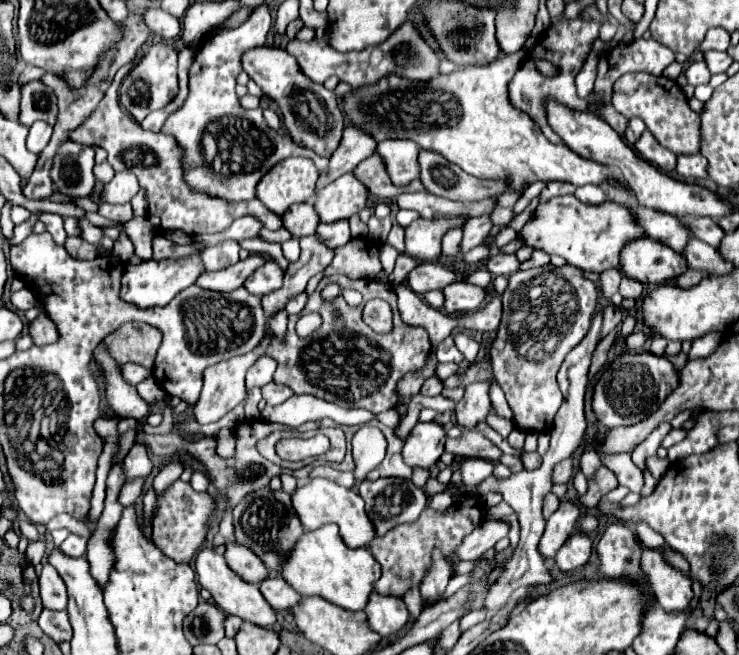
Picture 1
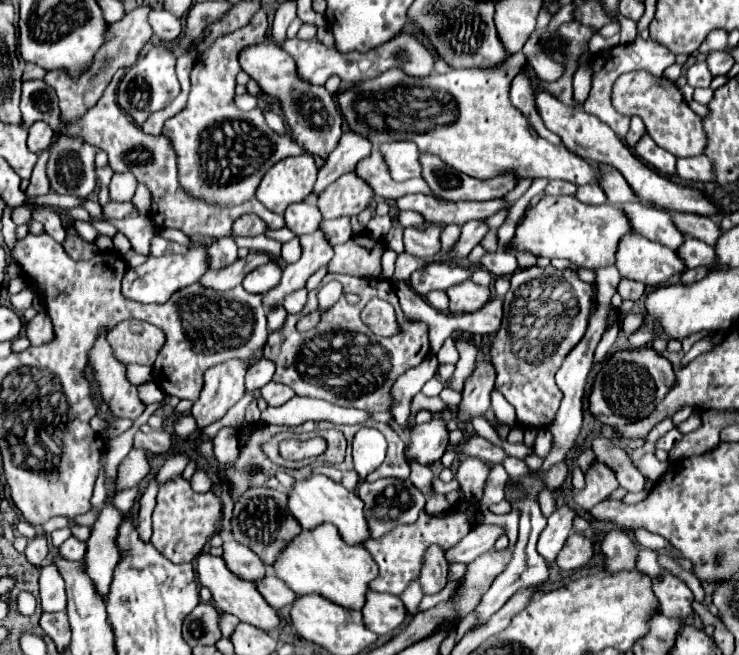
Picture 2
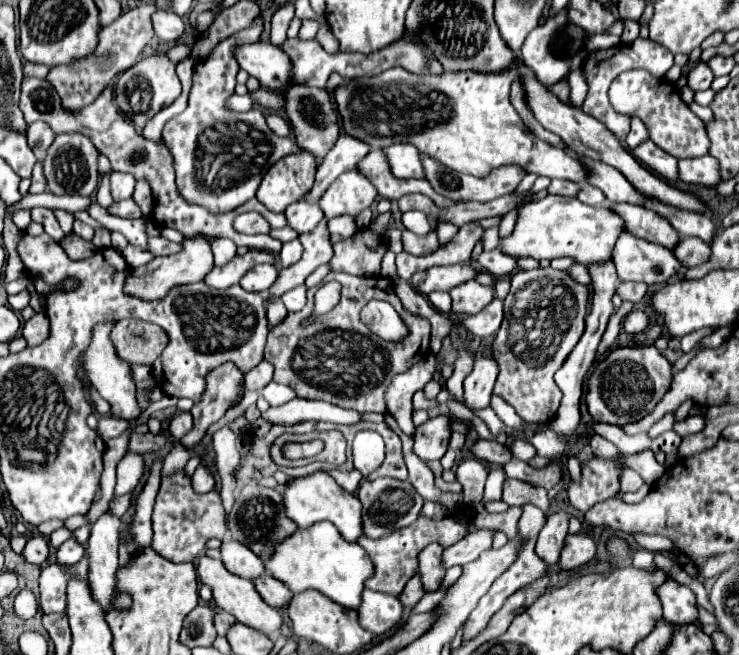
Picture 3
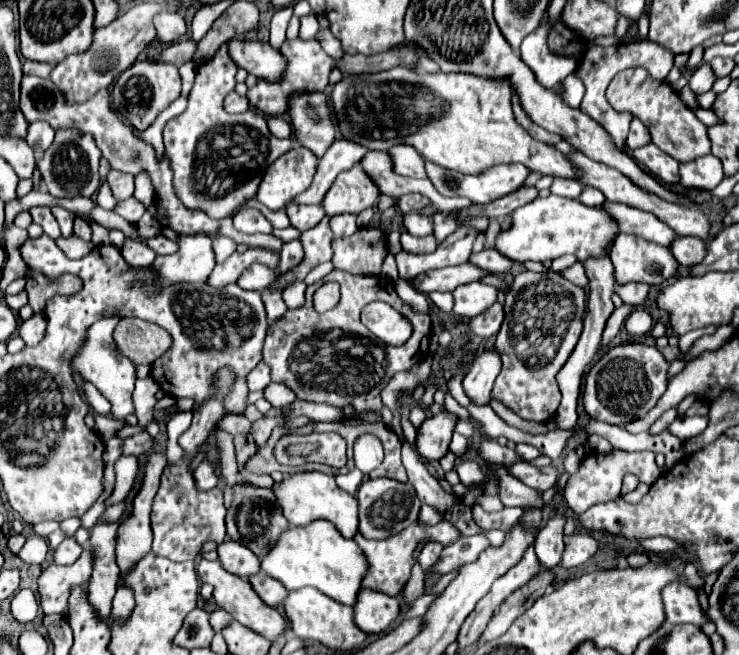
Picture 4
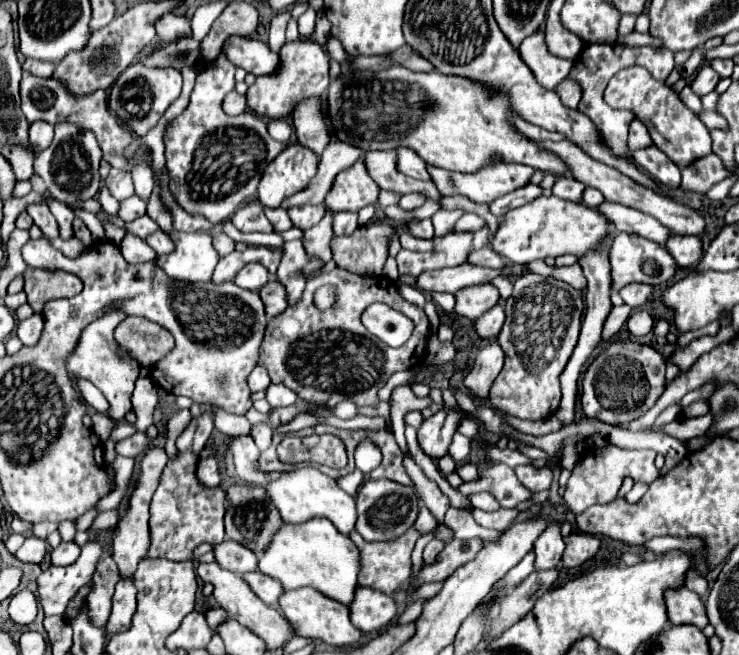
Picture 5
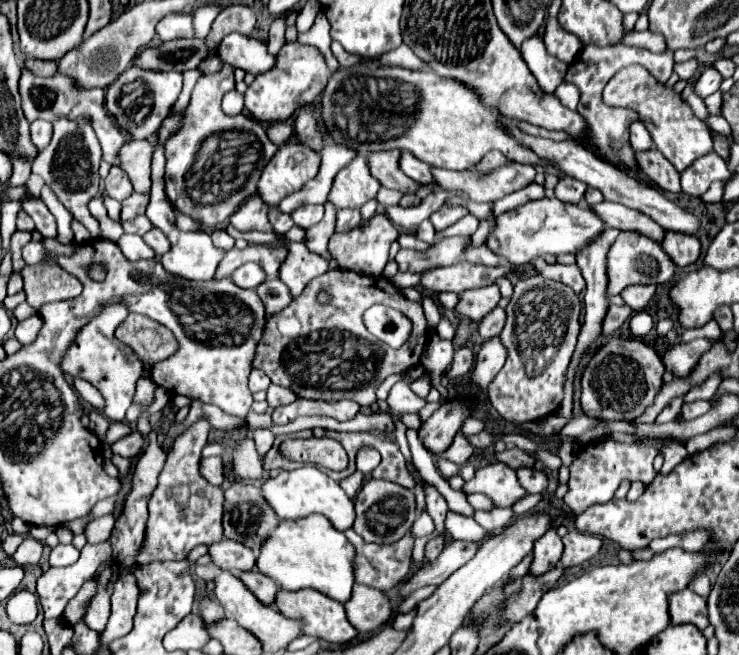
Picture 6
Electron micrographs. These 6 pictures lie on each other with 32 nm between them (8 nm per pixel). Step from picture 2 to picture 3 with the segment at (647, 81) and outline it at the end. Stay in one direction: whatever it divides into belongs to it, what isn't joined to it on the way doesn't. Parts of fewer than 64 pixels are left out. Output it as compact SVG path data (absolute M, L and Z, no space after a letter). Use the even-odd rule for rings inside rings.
M630 70L620 74L612 86L610 86L610 102L616 112L628 114L628 116L638 116L648 132L650 138L666 150L668 154L676 158L696 158L708 154L708 136L704 122L682 102L680 92L674 90L674 84L668 80L656 80L650 72L644 70Z

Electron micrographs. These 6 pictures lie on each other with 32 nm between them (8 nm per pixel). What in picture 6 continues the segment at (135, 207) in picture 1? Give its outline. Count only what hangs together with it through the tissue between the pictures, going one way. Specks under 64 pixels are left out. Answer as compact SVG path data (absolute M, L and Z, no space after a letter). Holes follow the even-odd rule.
M132 140L120 150L120 162L124 172L130 176L134 190L138 194L148 194L152 180L150 180L150 158L152 158L152 144L146 140Z

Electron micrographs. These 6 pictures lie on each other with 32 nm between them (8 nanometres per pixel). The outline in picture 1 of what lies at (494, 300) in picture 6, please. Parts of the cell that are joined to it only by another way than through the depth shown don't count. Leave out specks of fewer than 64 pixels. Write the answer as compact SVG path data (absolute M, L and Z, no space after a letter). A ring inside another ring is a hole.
M460 280L456 284L448 284L448 288L442 288L442 294L444 294L444 310L448 314L454 314L454 312L478 310L486 296L486 290Z

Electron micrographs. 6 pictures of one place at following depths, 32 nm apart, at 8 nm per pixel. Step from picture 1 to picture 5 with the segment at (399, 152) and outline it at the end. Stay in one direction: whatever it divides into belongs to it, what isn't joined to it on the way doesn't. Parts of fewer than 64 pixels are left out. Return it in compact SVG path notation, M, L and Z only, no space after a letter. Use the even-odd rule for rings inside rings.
M394 148L396 152L396 168L398 172L410 176L410 178L418 178L418 180L430 180L428 170L424 160L420 160L420 156L416 156L416 152L412 152L410 148Z

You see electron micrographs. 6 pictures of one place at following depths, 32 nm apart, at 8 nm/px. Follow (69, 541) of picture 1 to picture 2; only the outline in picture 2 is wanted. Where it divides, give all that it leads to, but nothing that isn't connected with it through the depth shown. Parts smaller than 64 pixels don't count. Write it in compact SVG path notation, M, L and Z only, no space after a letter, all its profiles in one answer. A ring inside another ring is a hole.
M70 536L58 550L60 550L60 556L66 560L82 560L86 552L86 544L76 536Z

